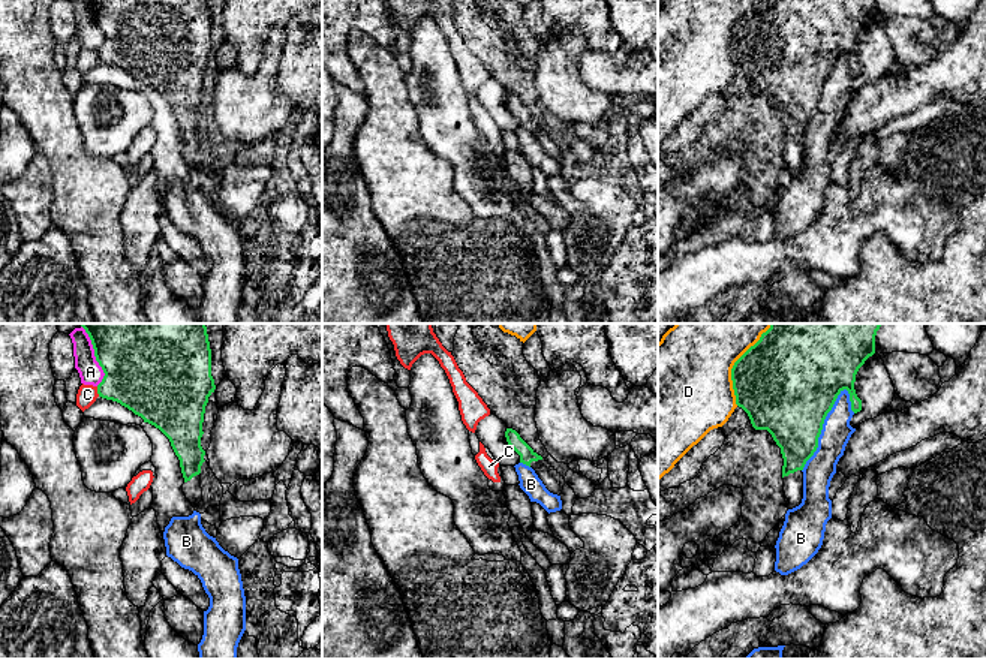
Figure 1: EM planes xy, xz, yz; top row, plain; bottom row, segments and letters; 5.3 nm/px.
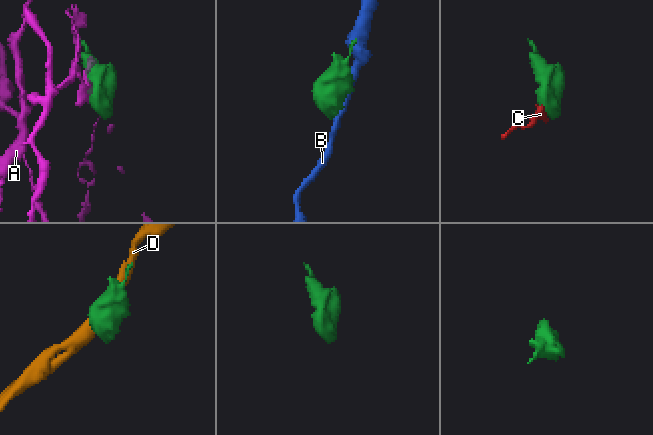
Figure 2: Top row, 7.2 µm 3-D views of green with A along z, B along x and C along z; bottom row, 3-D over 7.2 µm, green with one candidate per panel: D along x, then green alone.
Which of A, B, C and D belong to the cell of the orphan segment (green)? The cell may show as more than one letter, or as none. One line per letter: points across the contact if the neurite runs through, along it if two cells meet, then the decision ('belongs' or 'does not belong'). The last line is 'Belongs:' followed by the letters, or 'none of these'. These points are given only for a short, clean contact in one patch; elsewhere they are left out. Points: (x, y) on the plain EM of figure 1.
A: does not belong
B: does not belong
C: does not belong
D: does not belong
Belongs: none of these

